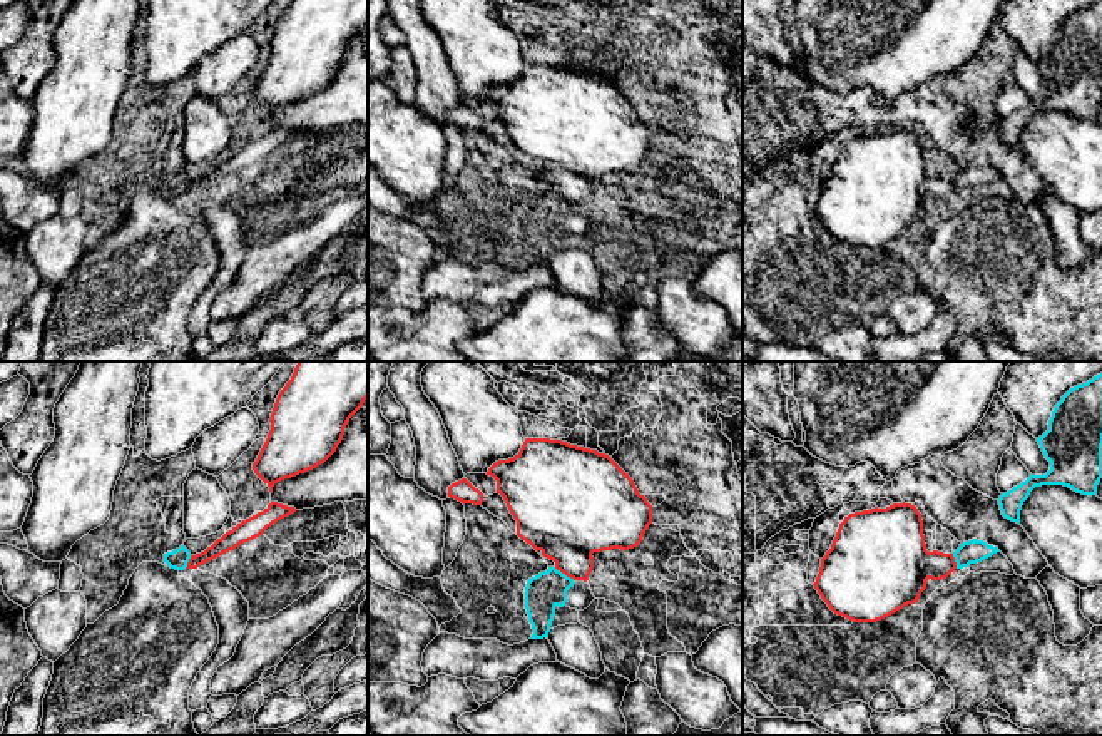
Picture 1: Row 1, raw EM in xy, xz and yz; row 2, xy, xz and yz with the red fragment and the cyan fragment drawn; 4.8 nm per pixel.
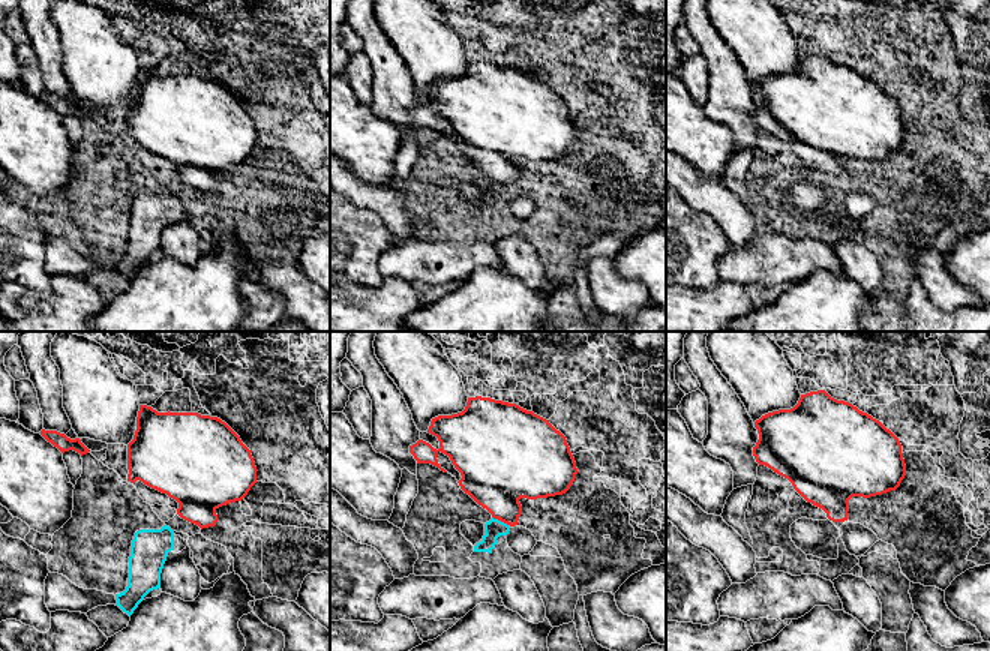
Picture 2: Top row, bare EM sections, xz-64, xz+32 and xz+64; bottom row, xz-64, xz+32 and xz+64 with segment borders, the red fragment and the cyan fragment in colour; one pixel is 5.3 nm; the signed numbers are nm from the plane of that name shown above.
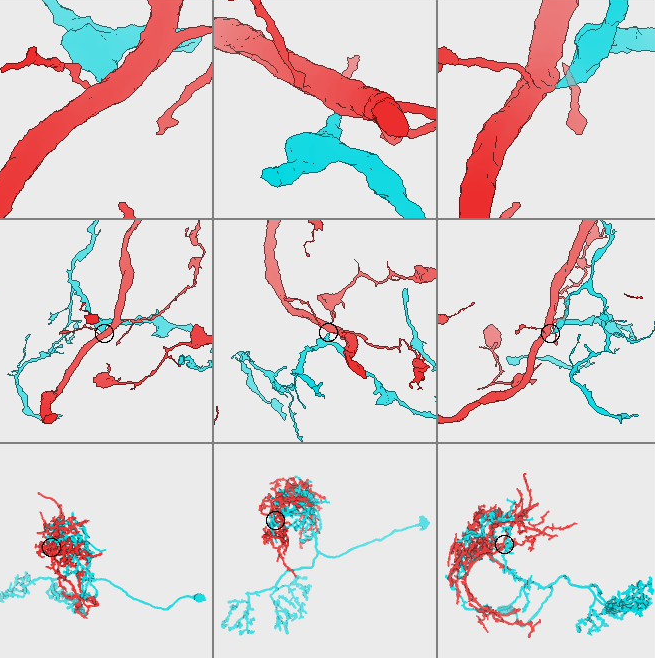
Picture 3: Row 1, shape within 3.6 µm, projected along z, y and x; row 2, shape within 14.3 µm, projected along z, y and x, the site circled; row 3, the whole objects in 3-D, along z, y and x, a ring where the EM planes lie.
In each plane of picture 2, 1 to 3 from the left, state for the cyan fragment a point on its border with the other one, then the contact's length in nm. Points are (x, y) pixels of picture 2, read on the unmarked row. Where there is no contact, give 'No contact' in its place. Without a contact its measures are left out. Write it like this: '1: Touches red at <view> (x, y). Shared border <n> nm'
1: No contact
2: Touches red at xz+32 (501, 185). Shared border 120 nm
3: No contact

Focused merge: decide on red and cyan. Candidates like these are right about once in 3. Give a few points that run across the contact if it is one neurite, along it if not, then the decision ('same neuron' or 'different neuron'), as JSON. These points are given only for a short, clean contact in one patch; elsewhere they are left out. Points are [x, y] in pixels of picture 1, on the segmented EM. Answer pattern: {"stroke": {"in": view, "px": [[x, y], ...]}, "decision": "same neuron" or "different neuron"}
{"stroke": {"in": "xz", "px": [[554, 567], [574, 579]]}, "decision": "different neuron"}

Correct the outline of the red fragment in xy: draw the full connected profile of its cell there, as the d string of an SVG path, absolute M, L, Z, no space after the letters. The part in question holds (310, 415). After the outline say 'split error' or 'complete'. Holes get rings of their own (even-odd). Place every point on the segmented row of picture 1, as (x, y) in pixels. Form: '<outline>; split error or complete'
M298 361L291 380L279 391L268 438L253 463L269 487L324 463L343 440L349 418L368 398L368 361Z; complete

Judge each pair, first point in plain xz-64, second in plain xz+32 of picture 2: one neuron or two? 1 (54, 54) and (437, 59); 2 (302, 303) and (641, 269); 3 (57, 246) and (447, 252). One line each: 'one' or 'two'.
1: two
2: two
3: one

